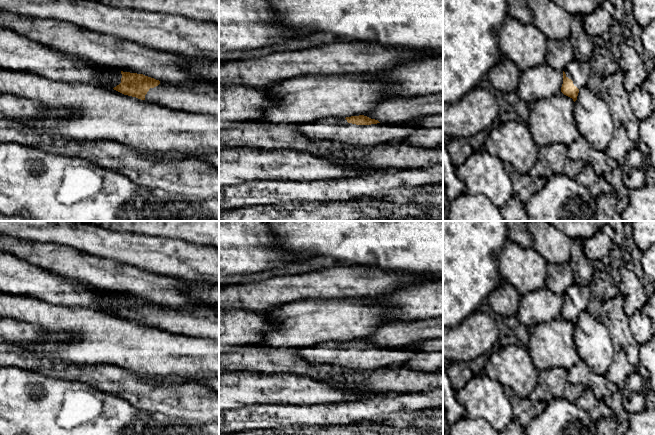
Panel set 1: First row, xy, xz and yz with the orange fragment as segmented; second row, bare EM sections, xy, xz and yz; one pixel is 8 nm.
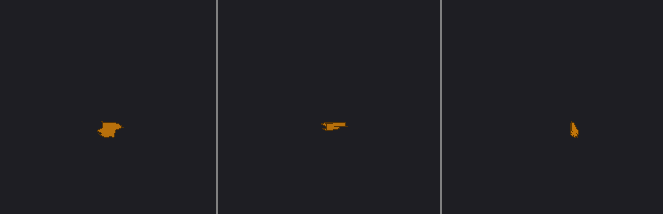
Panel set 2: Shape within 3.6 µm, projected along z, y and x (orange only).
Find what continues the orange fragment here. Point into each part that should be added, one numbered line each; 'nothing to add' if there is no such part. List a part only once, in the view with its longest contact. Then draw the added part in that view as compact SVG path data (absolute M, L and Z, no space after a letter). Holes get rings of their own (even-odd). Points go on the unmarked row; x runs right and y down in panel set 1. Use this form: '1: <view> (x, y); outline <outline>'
1: xy (203, 322); outline M165 306L150 312L145 325L168 332L219 341L219 311L199 306L193 311L180 311Z
2: xz (338, 353); outline M325 341L298 350L300 355L311 363L332 364L359 371L400 365L406 354L405 347L356 349L348 347L343 341Z

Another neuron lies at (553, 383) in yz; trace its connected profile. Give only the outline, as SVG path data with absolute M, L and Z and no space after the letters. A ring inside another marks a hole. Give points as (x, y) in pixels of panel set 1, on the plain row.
M556 367L539 372L537 385L531 398L546 403L556 398L562 398L575 403L584 389L582 384L573 384L569 381L568 370Z

